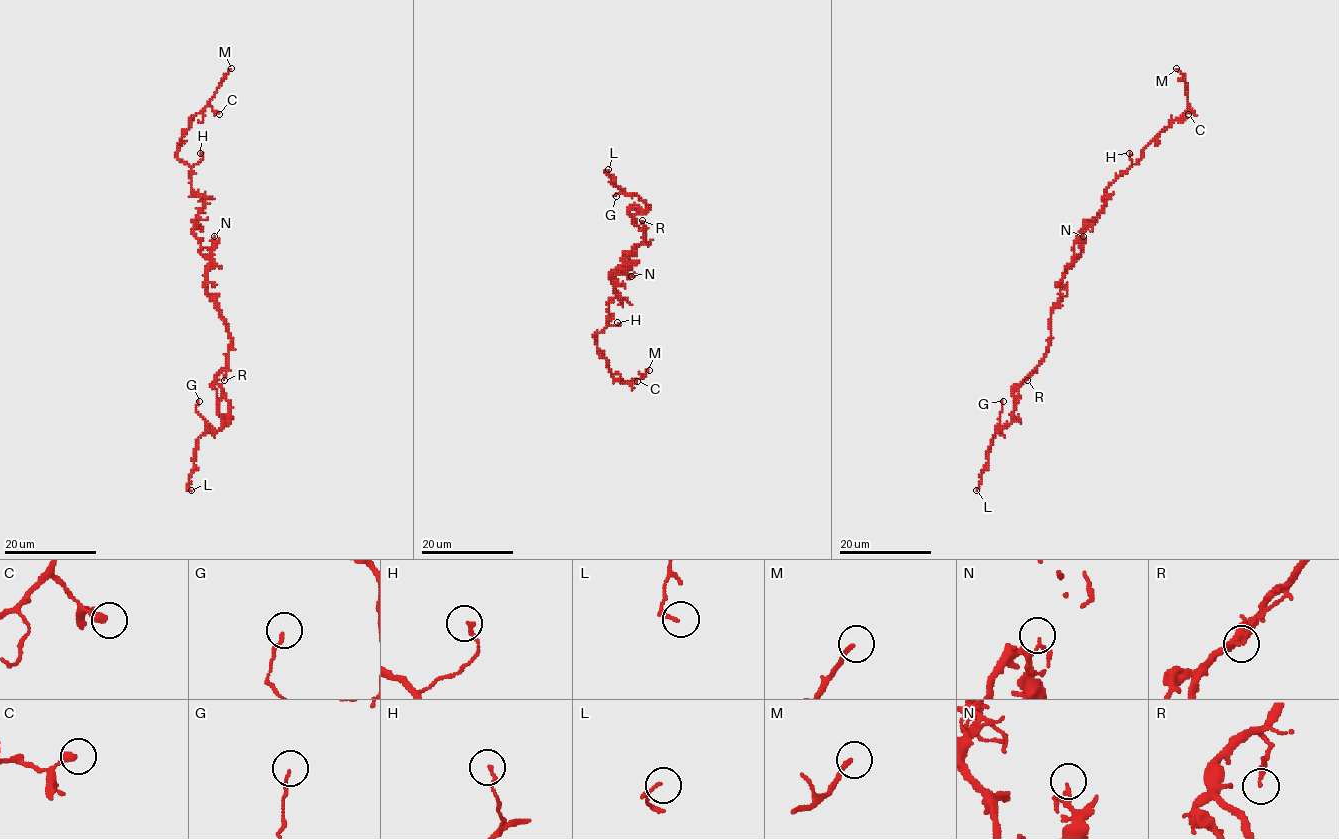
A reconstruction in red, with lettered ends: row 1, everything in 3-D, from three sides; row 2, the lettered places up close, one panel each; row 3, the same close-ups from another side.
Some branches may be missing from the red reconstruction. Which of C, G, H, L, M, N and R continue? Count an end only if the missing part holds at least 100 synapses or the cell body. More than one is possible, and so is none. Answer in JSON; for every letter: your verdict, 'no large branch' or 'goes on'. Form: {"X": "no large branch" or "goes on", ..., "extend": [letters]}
{"C": "no large branch", "G": "no large branch", "H": "no large branch", "L": "no large branch", "M": "goes on", "N": "no large branch", "R": "no large branch", "extend": ["M"]}

